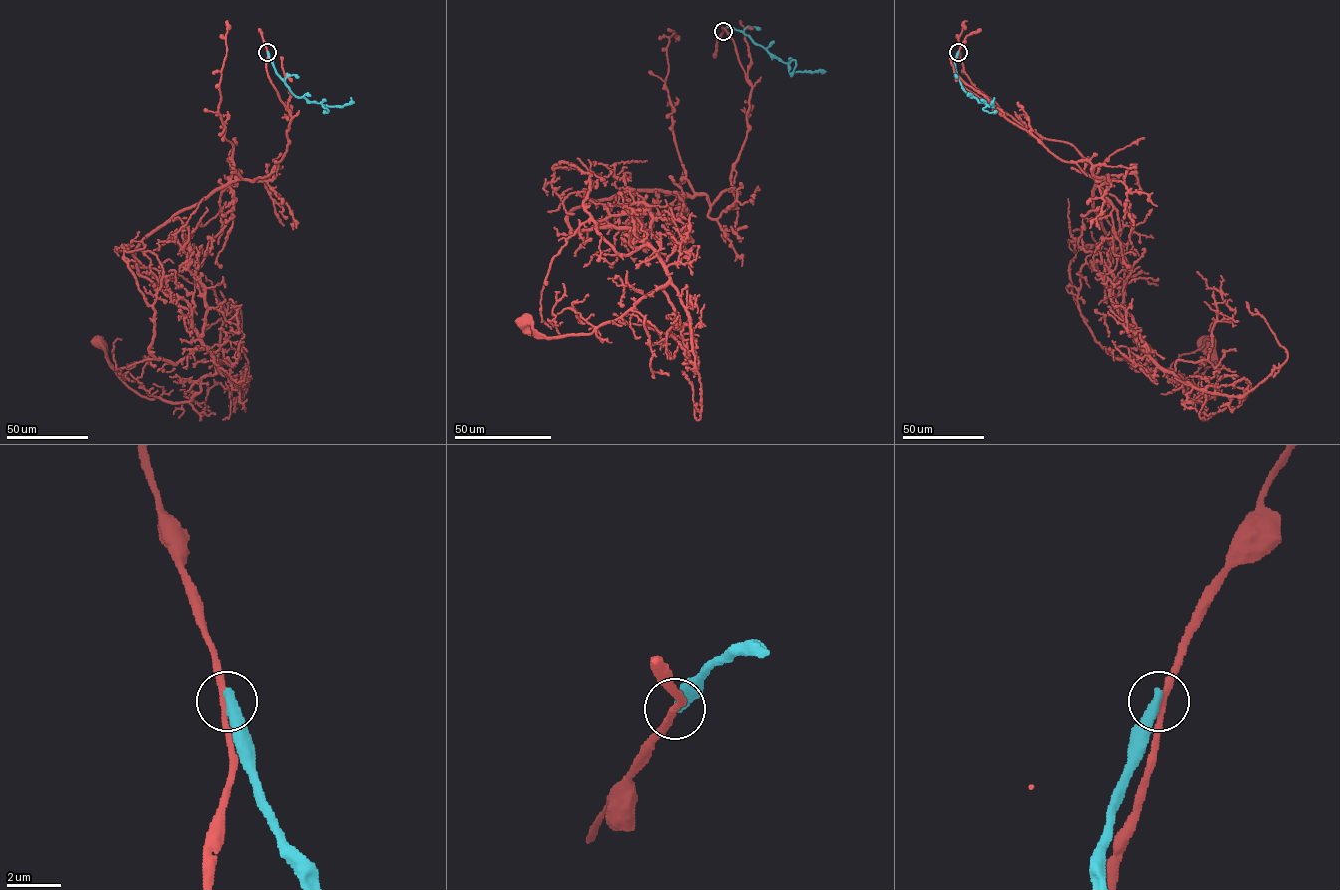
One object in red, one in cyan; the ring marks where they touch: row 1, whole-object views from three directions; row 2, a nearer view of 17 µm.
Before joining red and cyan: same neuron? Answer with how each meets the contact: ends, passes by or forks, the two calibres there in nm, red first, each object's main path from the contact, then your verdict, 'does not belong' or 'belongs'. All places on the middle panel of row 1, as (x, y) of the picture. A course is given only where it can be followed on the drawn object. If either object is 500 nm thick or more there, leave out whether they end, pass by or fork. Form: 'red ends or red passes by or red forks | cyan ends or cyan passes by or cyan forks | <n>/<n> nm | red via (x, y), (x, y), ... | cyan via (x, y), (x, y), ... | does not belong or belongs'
red passes by | cyan ends | 240/440 nm | red via (723, 31), (752, 86), (732, 189), (634, 220), (669, 280), (616, 319), (524, 322) | cyan via (723, 31), (727, 27), (740, 30), (786, 63), (789, 73), (820, 70), (822, 73) | does not belong

